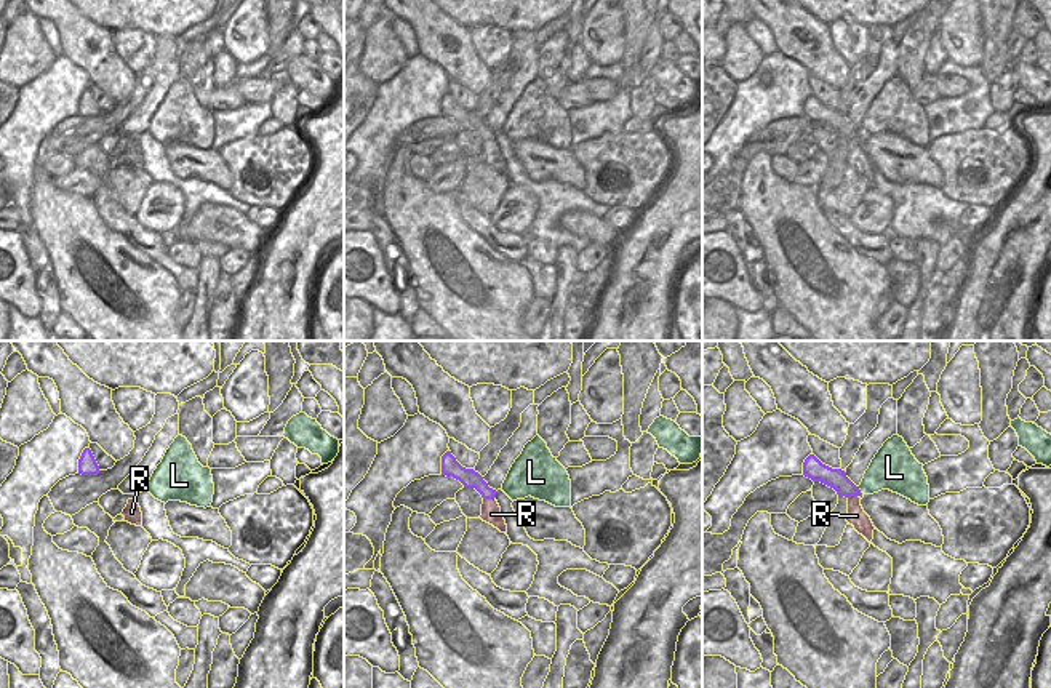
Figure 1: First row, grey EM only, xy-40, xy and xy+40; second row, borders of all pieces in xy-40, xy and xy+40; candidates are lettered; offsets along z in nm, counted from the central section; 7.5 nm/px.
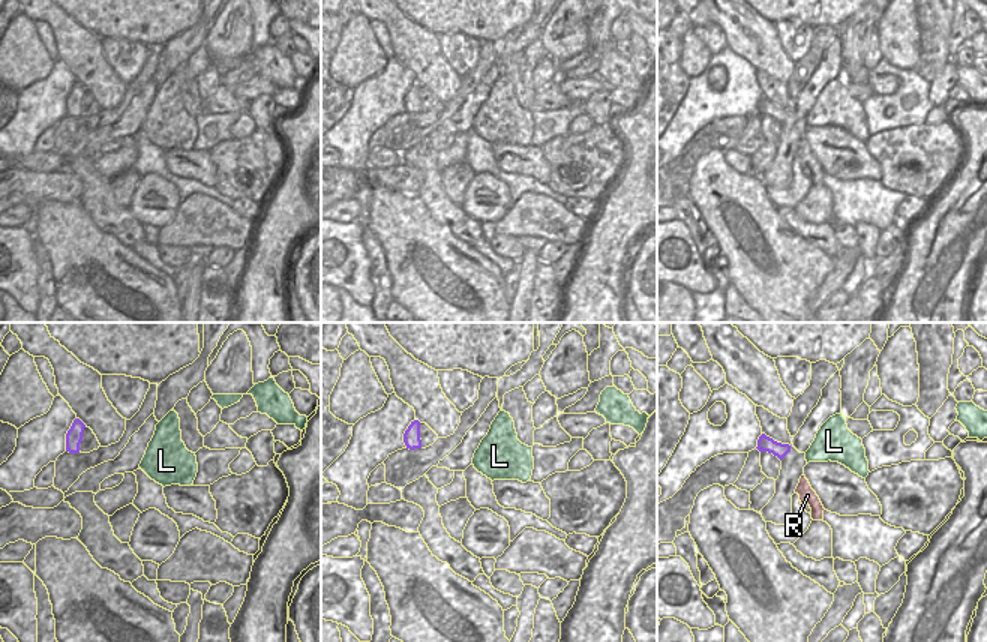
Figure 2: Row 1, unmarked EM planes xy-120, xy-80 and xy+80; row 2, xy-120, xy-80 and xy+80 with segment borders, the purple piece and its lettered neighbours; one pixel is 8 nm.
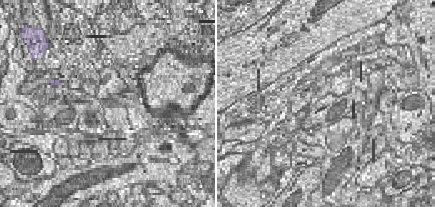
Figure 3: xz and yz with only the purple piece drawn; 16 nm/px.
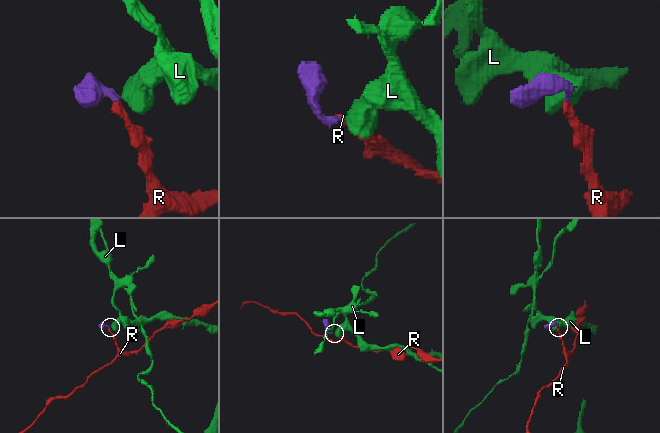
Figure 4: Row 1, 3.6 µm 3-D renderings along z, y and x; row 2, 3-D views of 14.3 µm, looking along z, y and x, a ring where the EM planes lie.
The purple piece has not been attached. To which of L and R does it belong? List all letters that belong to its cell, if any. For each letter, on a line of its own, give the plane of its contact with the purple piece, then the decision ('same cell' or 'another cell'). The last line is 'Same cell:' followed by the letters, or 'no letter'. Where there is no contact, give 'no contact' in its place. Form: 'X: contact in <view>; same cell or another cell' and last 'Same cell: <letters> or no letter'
L: contact in xy+40; another cell
R: contact in xy; same cell
Same cell: R

